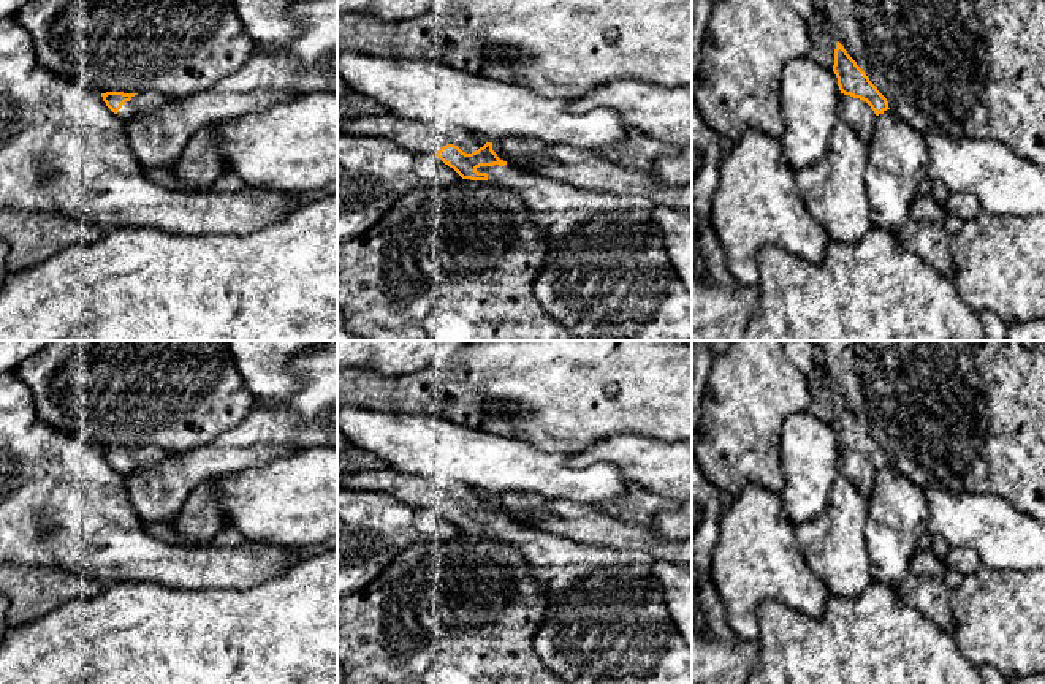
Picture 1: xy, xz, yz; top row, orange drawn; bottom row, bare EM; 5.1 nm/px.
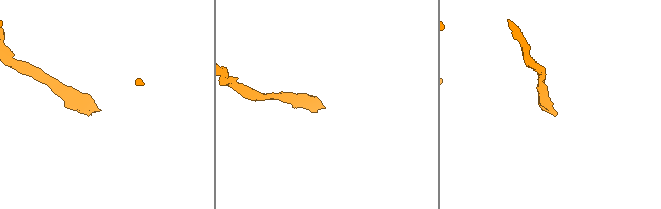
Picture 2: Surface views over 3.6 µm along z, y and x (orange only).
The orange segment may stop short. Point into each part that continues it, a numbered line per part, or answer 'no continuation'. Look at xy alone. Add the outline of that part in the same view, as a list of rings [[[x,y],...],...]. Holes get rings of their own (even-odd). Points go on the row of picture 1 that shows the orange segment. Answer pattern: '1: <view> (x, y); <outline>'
1: xy (144, 102); [[[141,92],[131,97],[130,101],[125,101],[122,104],[122,108],[117,112],[117,117],[122,120],[133,120],[146,112],[157,111],[174,100],[176,98],[163,97],[158,92]]]

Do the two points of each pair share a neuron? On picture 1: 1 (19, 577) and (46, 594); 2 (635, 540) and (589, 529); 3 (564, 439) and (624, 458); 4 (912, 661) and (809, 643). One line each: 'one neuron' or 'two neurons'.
1: one neuron
2: one neuron
3: two neurons
4: one neuron

